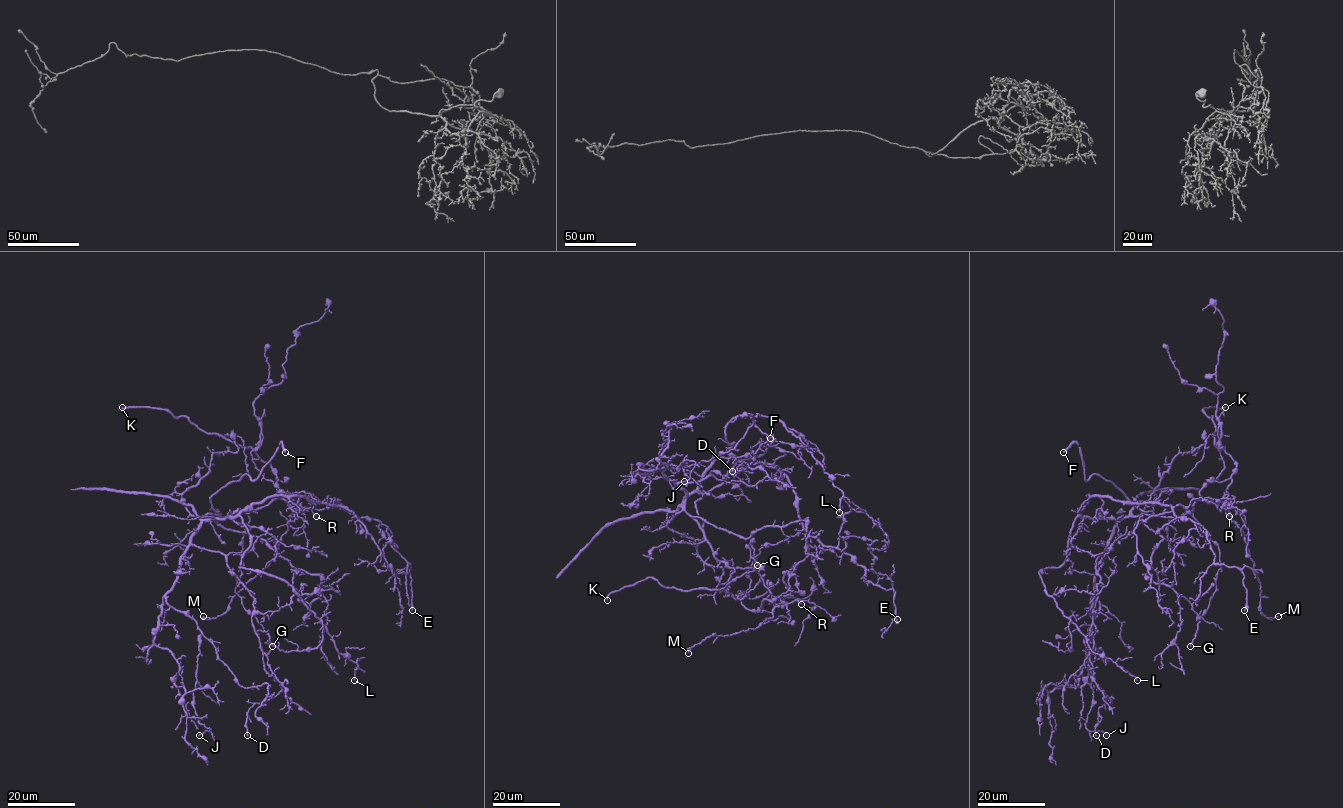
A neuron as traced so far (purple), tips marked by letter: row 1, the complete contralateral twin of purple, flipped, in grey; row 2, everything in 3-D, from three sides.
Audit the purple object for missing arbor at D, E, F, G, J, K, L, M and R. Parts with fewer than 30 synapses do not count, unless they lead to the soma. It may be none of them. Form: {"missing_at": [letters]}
{"missing_at": ["F", "K"]}

